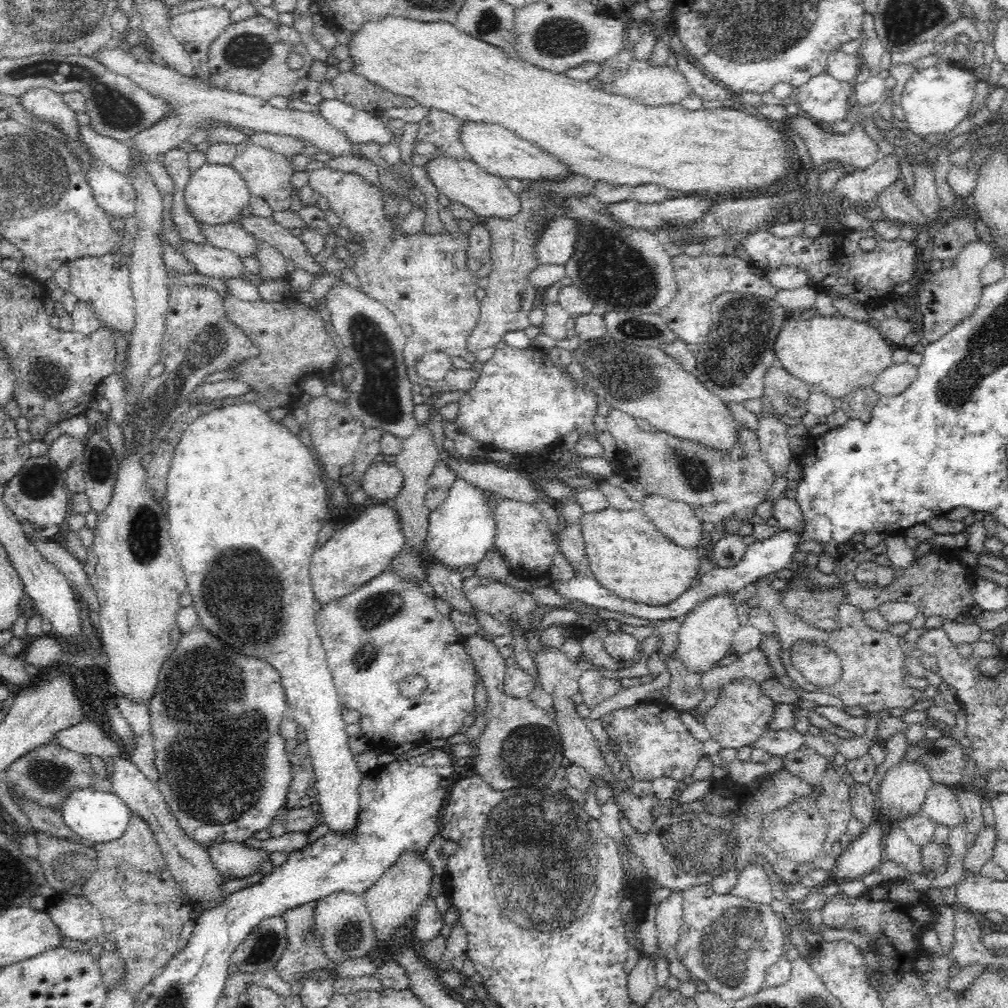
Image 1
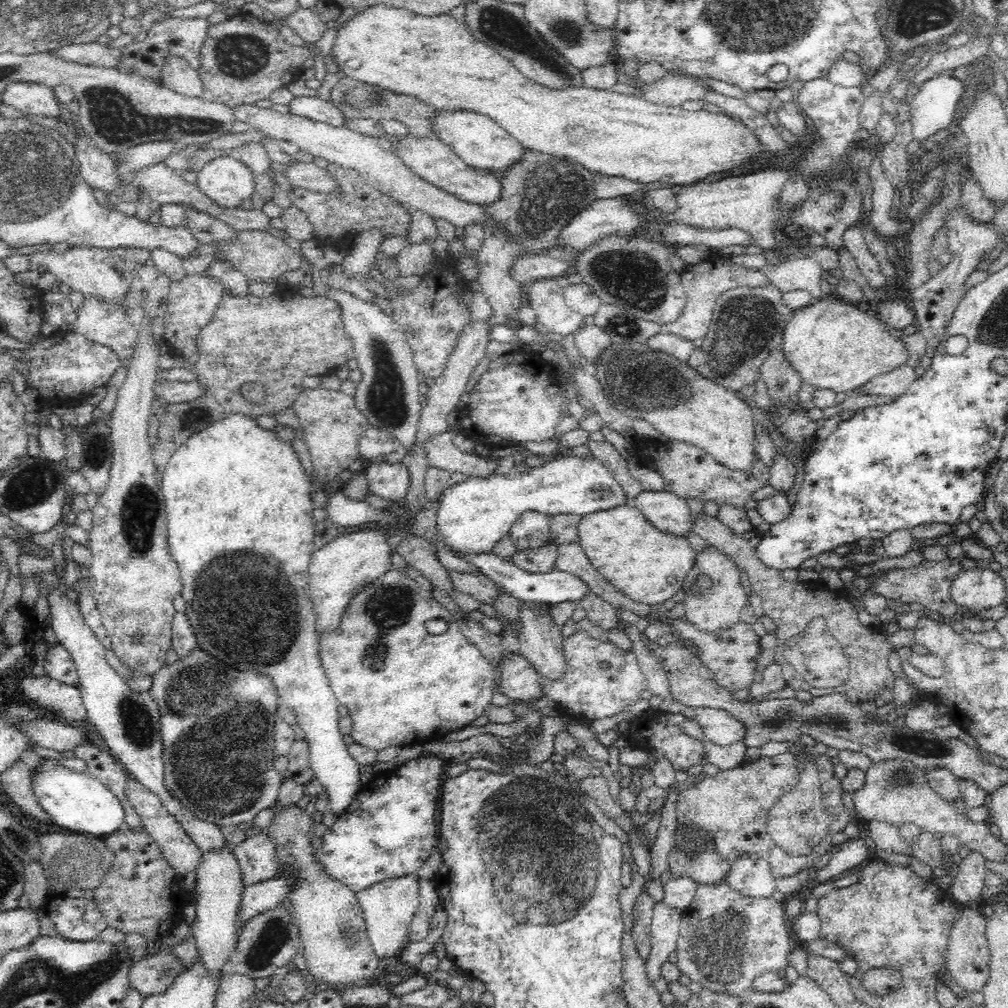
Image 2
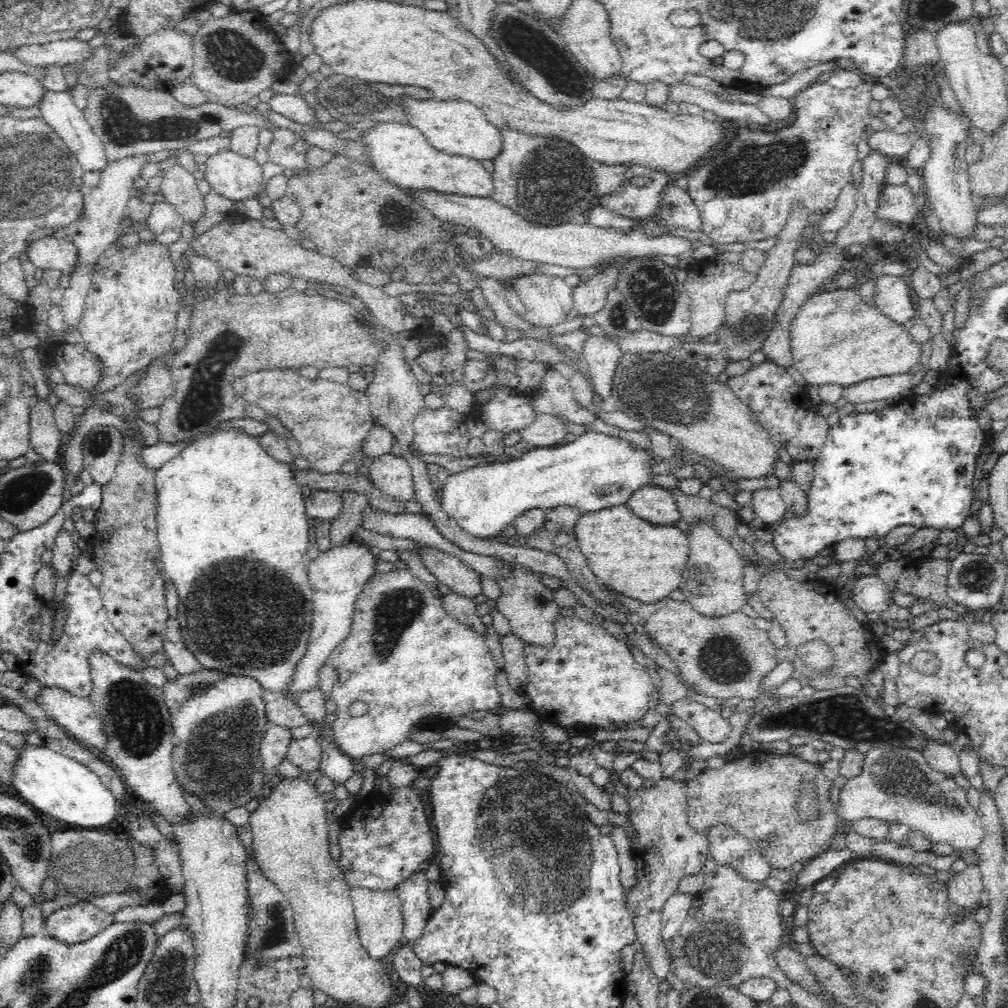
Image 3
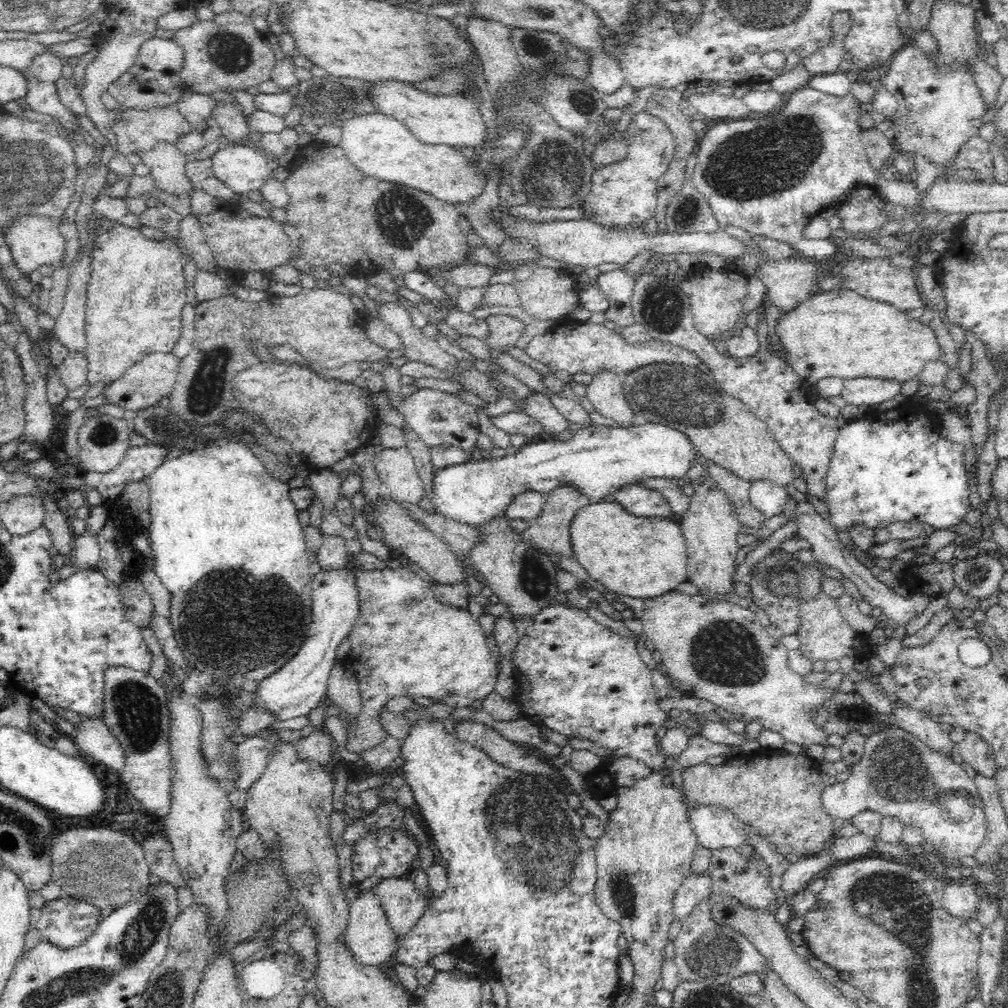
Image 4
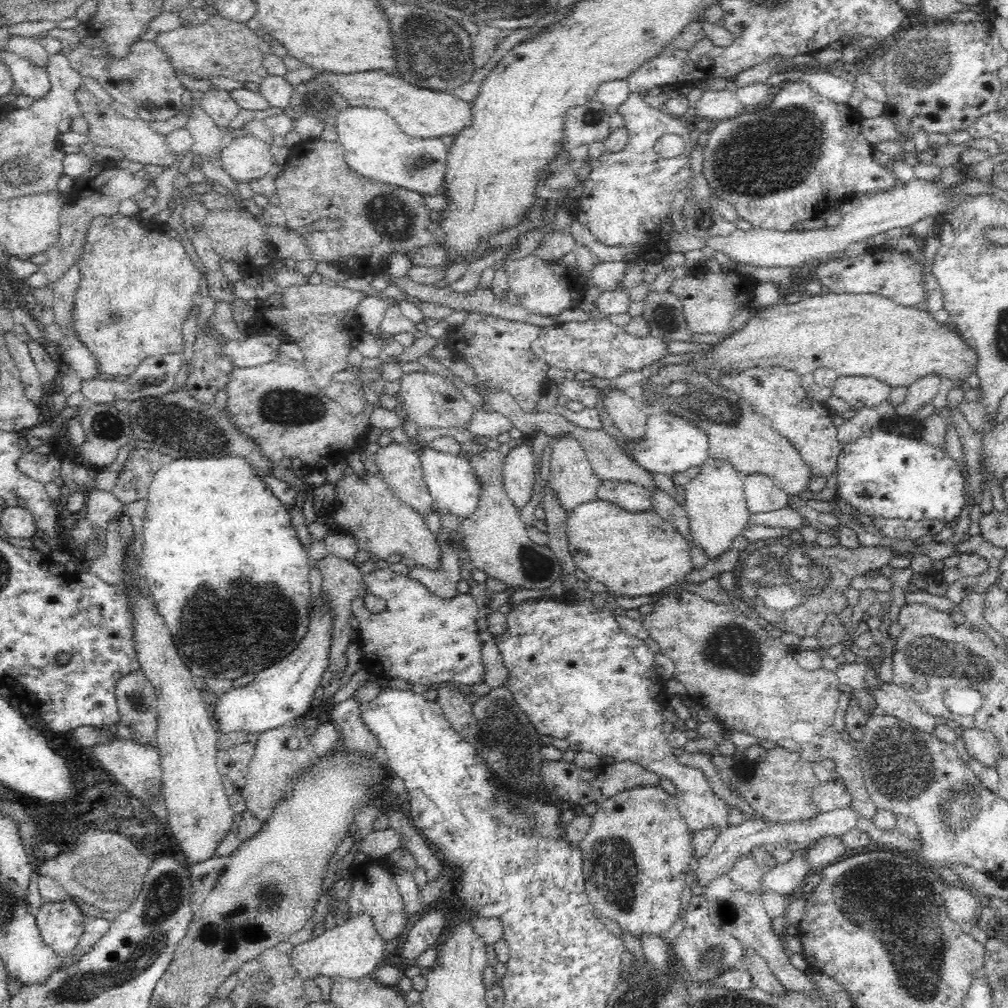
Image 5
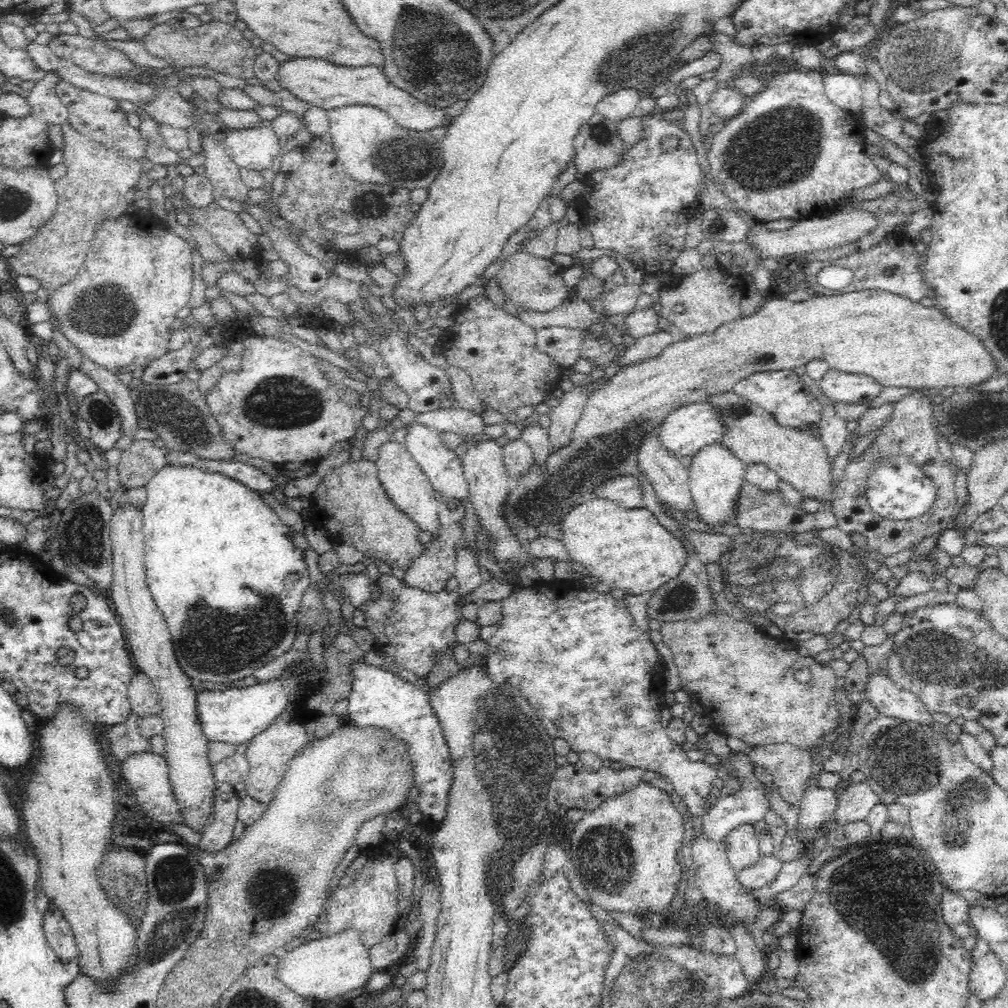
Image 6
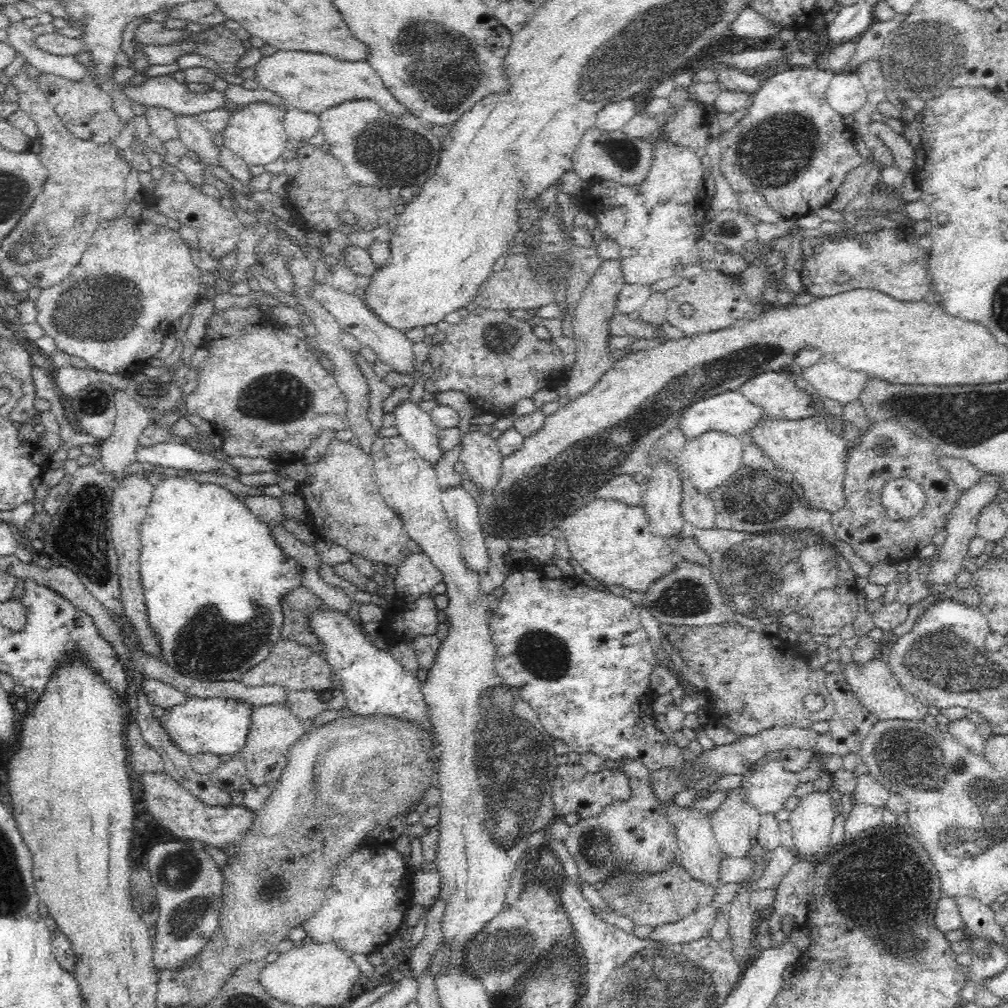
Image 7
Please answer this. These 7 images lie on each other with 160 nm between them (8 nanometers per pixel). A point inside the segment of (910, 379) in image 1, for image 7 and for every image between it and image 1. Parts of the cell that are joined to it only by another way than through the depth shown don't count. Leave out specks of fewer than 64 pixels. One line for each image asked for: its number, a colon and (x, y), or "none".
2: (896, 382)
3: (885, 387)
4: (869, 392)
5: (859, 391)
6: (839, 386)
7: (830, 379)

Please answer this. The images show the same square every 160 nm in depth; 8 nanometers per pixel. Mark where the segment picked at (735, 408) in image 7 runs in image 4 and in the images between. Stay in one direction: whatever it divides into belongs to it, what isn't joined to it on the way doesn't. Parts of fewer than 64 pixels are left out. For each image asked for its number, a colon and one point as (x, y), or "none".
4: (597, 460)
5: (671, 445)
6: (688, 429)

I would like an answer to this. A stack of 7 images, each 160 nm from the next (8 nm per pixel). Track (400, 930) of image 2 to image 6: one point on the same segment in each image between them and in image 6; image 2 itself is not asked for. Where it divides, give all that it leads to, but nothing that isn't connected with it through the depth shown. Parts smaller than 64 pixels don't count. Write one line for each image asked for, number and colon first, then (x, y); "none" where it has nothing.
3: (378, 914)
4: (368, 936)
5: (352, 949)
6: (322, 969)

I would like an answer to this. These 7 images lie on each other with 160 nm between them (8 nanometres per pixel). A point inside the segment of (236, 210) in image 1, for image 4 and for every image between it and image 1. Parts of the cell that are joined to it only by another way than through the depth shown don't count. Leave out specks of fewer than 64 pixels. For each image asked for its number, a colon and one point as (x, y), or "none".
2: (226, 181)
3: (231, 175)
4: (242, 168)

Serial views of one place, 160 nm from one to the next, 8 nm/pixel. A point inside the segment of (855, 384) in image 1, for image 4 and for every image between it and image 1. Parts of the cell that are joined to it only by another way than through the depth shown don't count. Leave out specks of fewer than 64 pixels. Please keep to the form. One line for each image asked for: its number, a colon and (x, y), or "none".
2: (834, 344)
3: (836, 337)
4: (840, 333)

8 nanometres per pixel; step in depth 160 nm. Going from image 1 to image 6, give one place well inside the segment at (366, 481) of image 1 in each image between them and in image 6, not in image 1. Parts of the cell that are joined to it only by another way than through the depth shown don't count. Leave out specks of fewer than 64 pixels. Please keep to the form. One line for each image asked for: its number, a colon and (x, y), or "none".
2: (390, 481)
3: (392, 474)
4: (395, 467)
5: (401, 469)
6: (407, 486)

